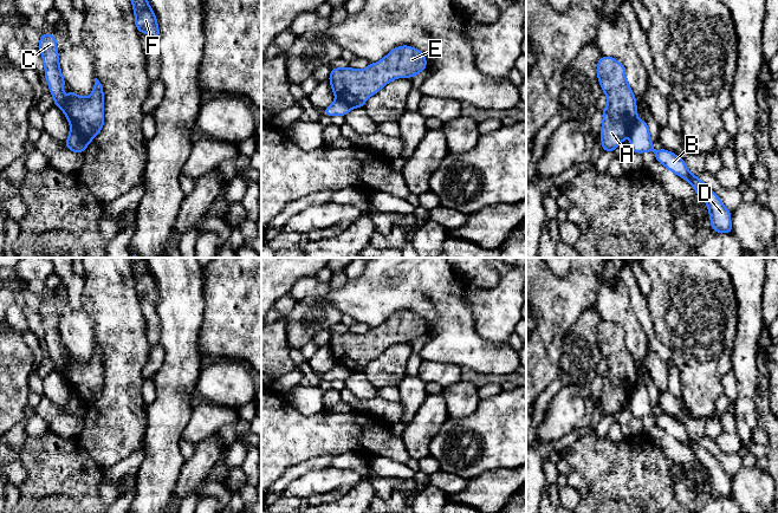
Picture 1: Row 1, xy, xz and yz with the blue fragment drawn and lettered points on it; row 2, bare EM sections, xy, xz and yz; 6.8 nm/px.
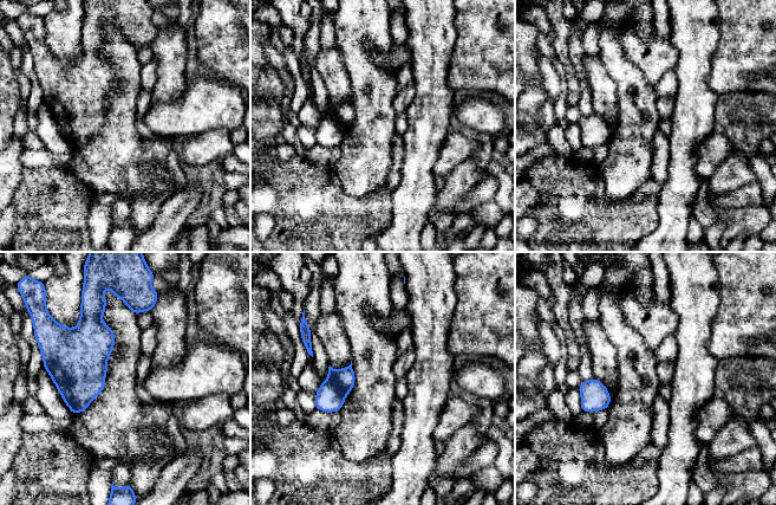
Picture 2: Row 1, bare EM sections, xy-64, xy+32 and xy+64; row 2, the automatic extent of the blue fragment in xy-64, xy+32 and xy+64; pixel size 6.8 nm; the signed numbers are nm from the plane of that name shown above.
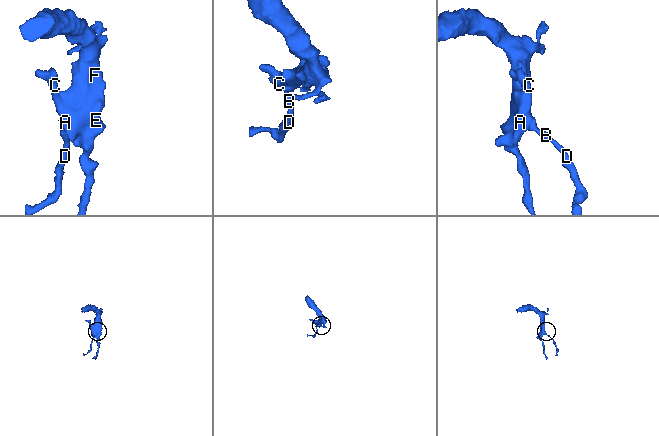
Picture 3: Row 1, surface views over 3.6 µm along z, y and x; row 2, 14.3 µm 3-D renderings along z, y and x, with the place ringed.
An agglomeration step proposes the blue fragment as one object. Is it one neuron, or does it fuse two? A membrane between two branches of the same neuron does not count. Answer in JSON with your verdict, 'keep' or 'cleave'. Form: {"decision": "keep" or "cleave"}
{"decision": "cleave"}

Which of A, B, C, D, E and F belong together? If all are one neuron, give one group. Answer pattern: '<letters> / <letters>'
A C E F / B D

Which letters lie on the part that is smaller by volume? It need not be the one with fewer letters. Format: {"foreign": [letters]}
{"foreign": ["B", "D"]}

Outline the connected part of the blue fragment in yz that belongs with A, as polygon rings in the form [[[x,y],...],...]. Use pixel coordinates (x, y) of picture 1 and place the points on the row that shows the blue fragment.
[[[612,57],[598,60],[597,77],[608,99],[602,111],[602,147],[603,151],[614,151],[630,135],[638,119],[636,96],[625,79],[624,66]]]

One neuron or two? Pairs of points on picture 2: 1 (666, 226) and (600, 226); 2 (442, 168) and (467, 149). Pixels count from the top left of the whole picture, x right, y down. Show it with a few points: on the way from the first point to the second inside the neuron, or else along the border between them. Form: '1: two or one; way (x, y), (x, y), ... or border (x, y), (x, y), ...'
1: two; border (657, 198), (658, 225), (638, 239)
2: one; way (448, 162), (461, 149)

